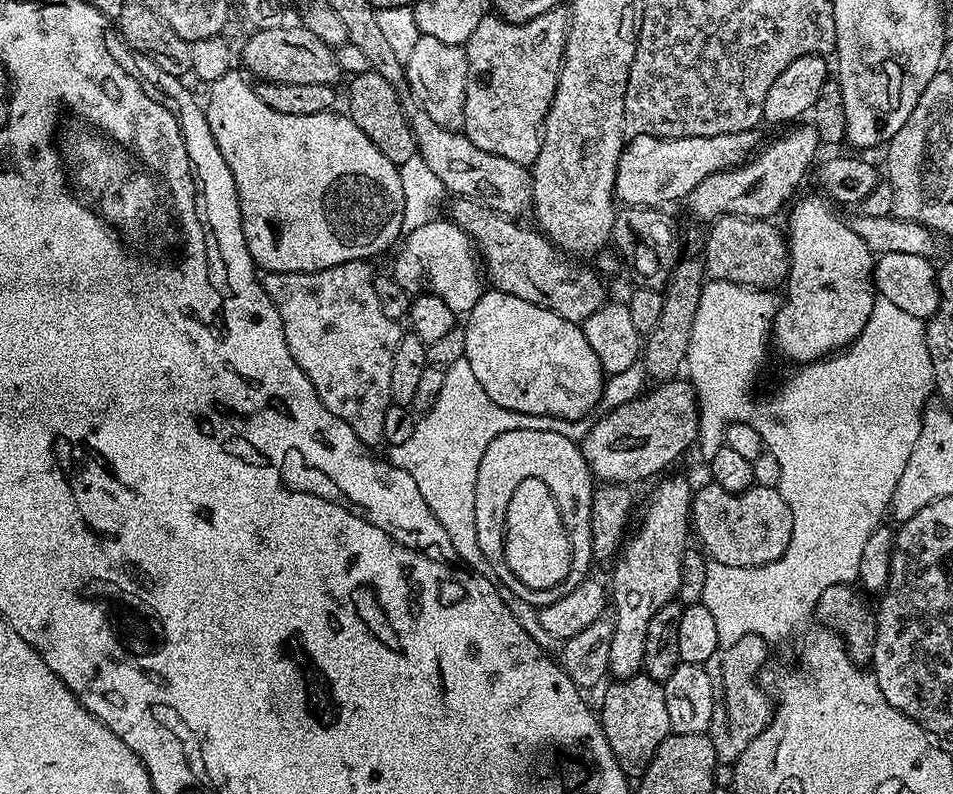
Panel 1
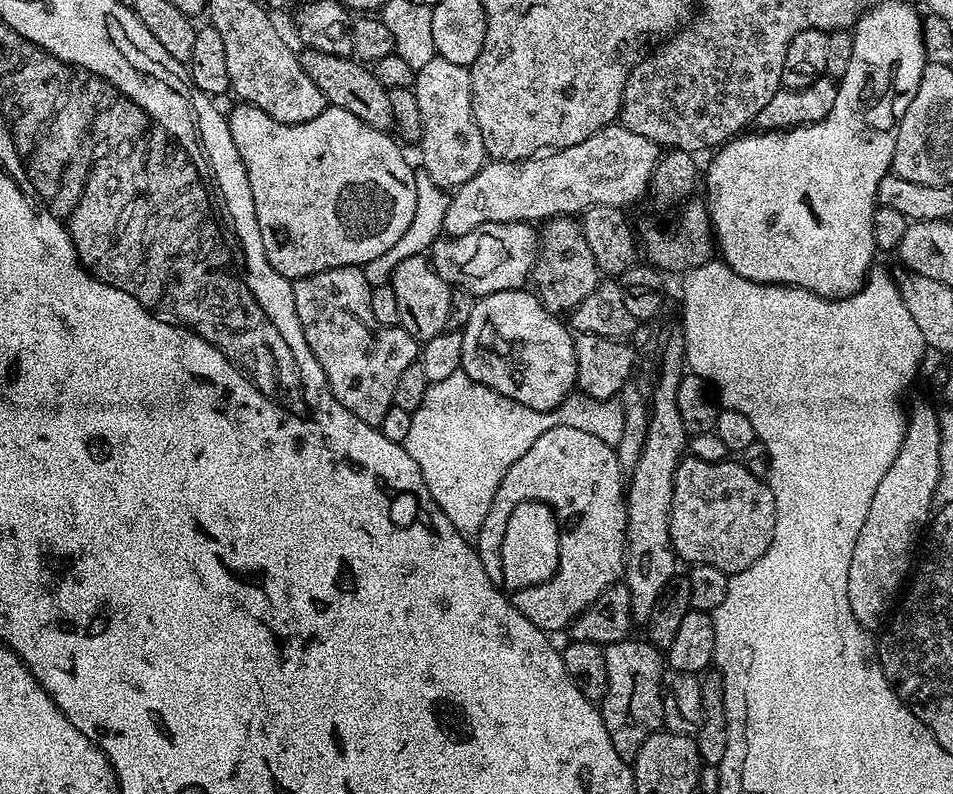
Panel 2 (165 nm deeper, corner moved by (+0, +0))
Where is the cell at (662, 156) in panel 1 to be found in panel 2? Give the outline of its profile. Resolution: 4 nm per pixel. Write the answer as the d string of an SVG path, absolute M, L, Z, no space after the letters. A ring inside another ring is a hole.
M617 122L607 124L602 130L598 130L590 138L586 138L586 142L578 142L569 148L557 148L549 150L538 156L531 156L528 160L492 160L485 163L482 170L478 170L478 174L474 174L474 178L470 178L470 182L466 182L461 188L455 189L451 193L449 208L446 210L444 229L448 236L461 236L462 234L470 234L470 230L474 230L483 224L505 224L506 222L543 222L553 218L563 217L565 214L580 214L585 209L595 206L610 206L623 209L626 204L632 204L635 200L645 199L646 193L649 191L652 175L656 169L656 163L660 161L662 155L661 145L655 144L650 138L642 138L642 134L634 134L634 130L624 127L623 124Z

